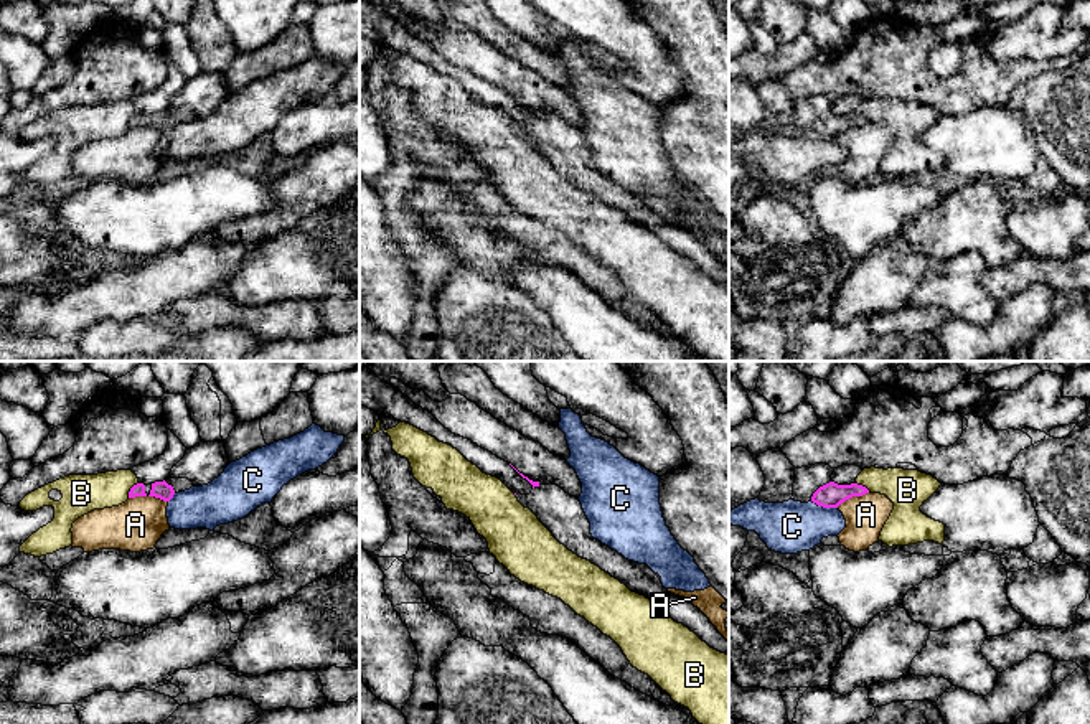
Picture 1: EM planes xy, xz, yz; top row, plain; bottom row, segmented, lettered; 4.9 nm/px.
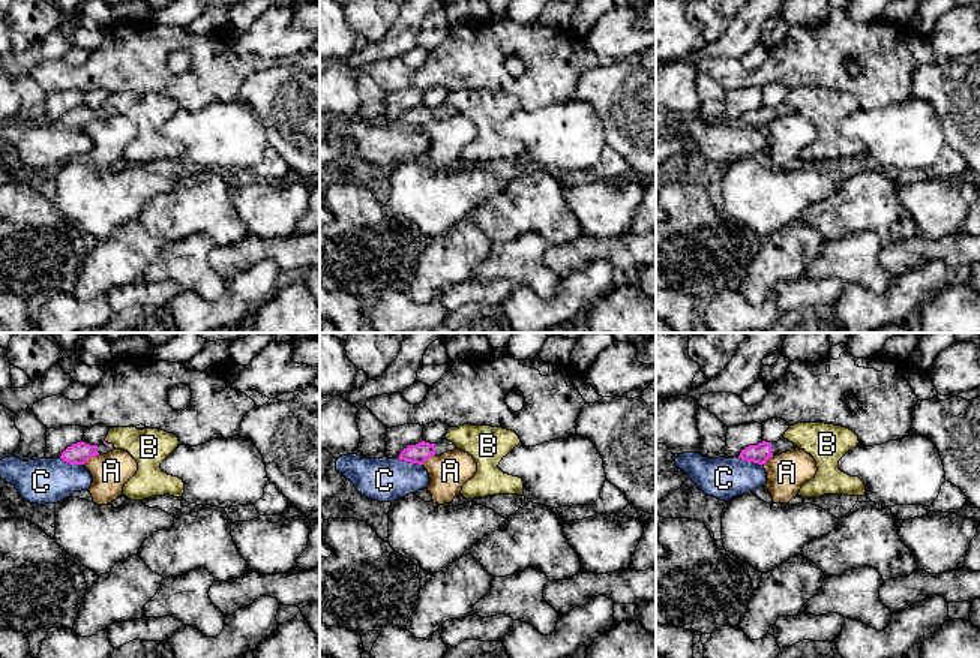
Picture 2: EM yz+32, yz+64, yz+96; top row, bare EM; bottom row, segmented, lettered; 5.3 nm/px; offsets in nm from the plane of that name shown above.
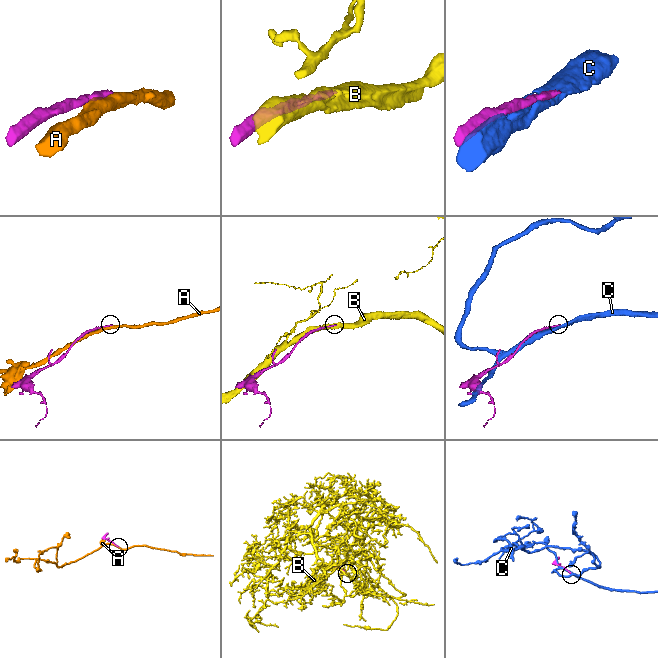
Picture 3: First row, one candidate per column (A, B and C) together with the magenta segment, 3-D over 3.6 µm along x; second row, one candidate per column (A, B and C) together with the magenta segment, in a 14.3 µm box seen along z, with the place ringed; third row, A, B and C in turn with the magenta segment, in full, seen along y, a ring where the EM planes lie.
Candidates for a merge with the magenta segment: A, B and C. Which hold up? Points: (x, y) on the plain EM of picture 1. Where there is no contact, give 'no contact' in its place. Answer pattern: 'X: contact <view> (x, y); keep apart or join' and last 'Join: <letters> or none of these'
A: contact yz (853, 126); keep apart
B: contact xy (131, 121); keep apart
C: contact yz (825, 137); keep apart
Join: none of these

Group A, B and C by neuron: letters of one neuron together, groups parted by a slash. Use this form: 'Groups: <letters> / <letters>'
Groups: A / B / C

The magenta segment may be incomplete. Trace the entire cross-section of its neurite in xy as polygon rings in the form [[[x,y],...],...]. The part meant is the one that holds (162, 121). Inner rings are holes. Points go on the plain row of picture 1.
[[[167,109],[152,115],[137,114],[130,119],[129,129],[135,127],[155,127],[163,132],[170,132],[175,124],[190,120],[193,115],[188,109]]]

